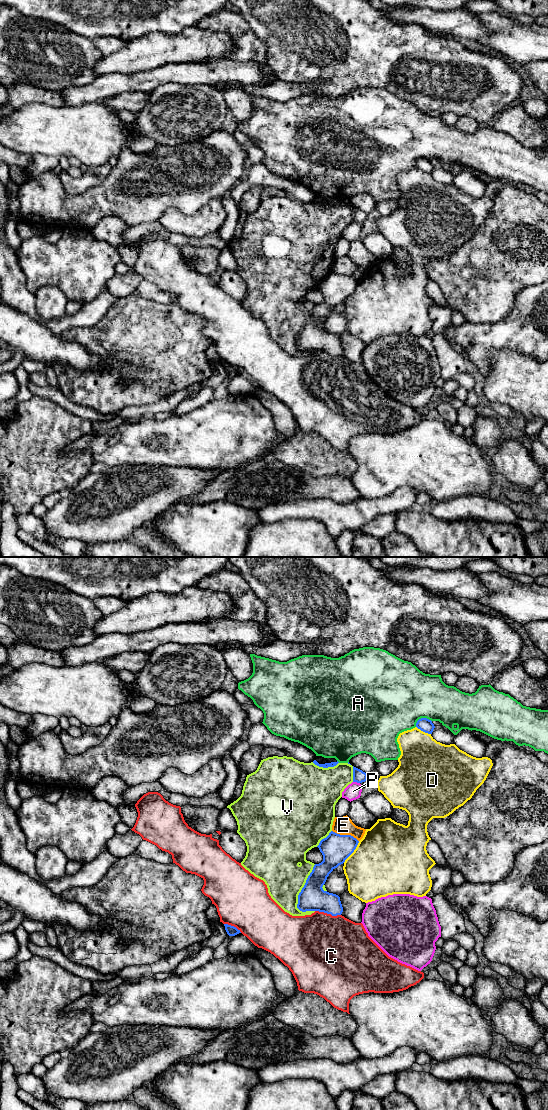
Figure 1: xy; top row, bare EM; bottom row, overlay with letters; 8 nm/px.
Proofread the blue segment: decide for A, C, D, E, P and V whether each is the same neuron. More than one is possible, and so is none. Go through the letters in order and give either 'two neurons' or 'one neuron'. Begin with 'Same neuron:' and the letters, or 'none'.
Same neuron: none
A: two neurons
C: two neurons
D: two neurons
E: two neurons
P: two neurons
V: two neurons

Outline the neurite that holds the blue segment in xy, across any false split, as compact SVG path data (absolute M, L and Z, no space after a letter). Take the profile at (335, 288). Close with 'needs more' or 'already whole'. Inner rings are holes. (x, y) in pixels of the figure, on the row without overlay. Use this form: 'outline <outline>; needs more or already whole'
outline M333 271L317 286L323 301L315 304L304 327L298 335L297 348L302 351L319 351L332 356L341 355L343 347L340 337L323 330L329 314L343 304L354 292L359 281L351 275L340 275Z; already whole

